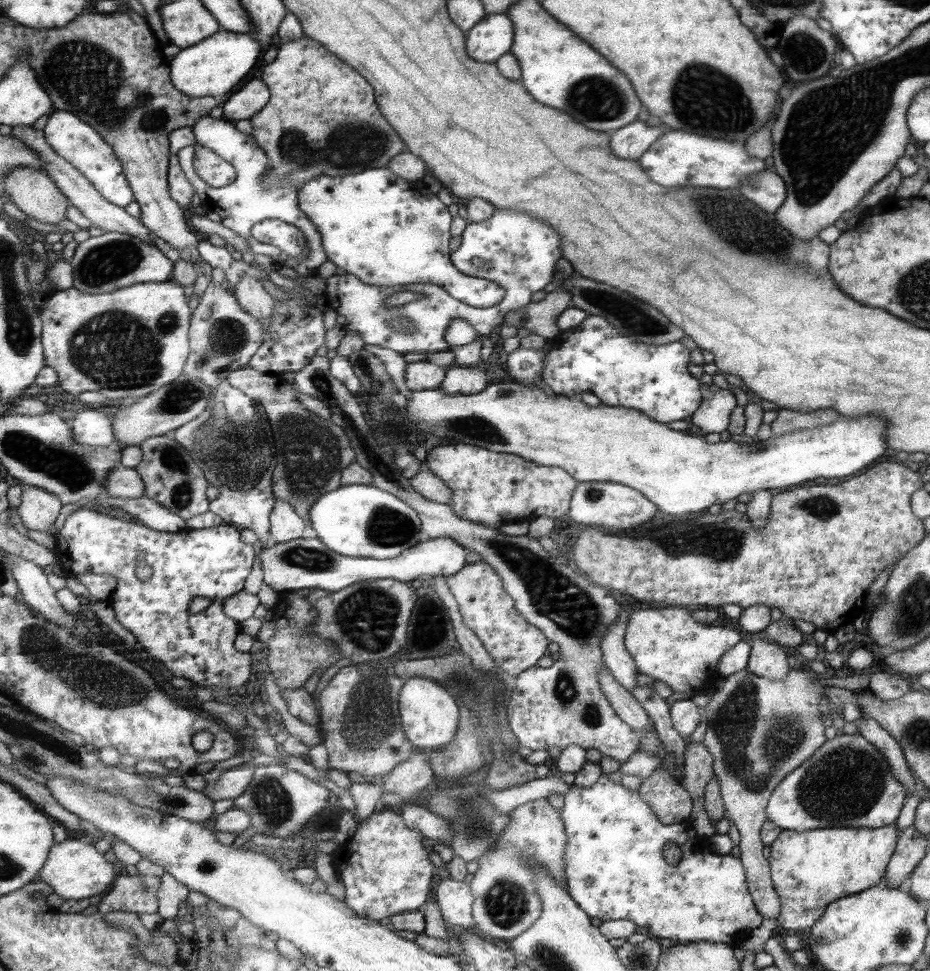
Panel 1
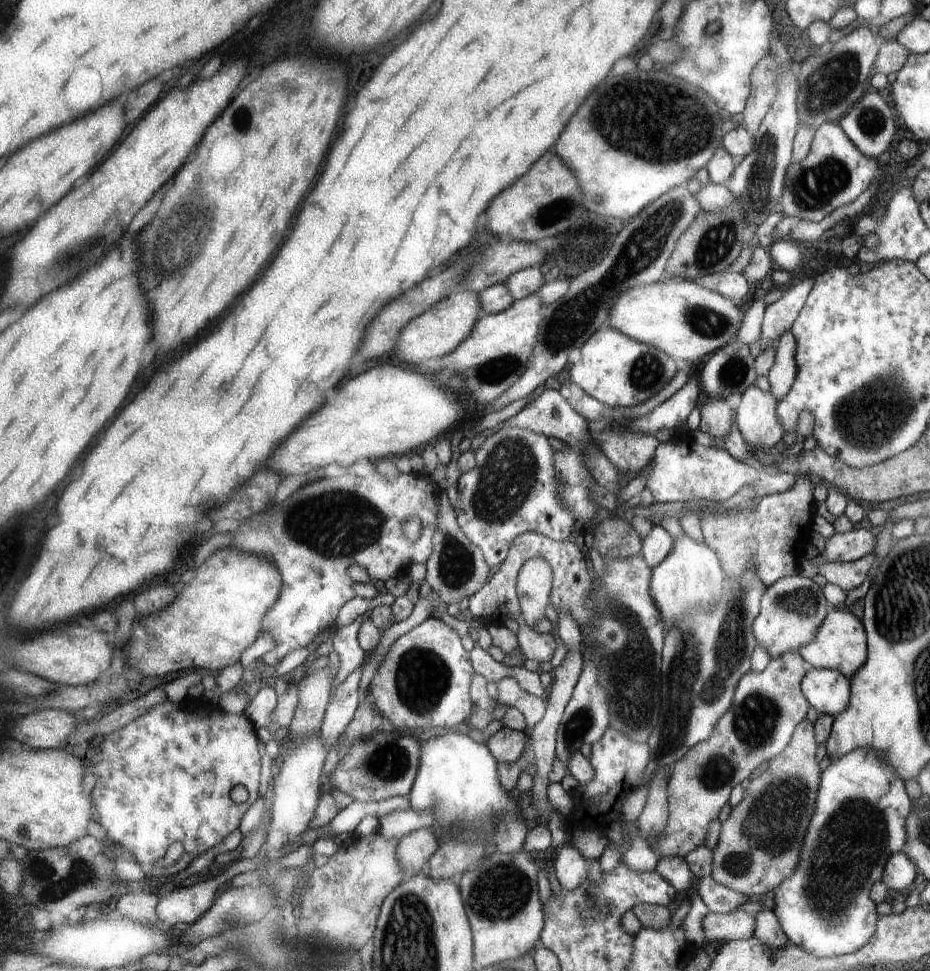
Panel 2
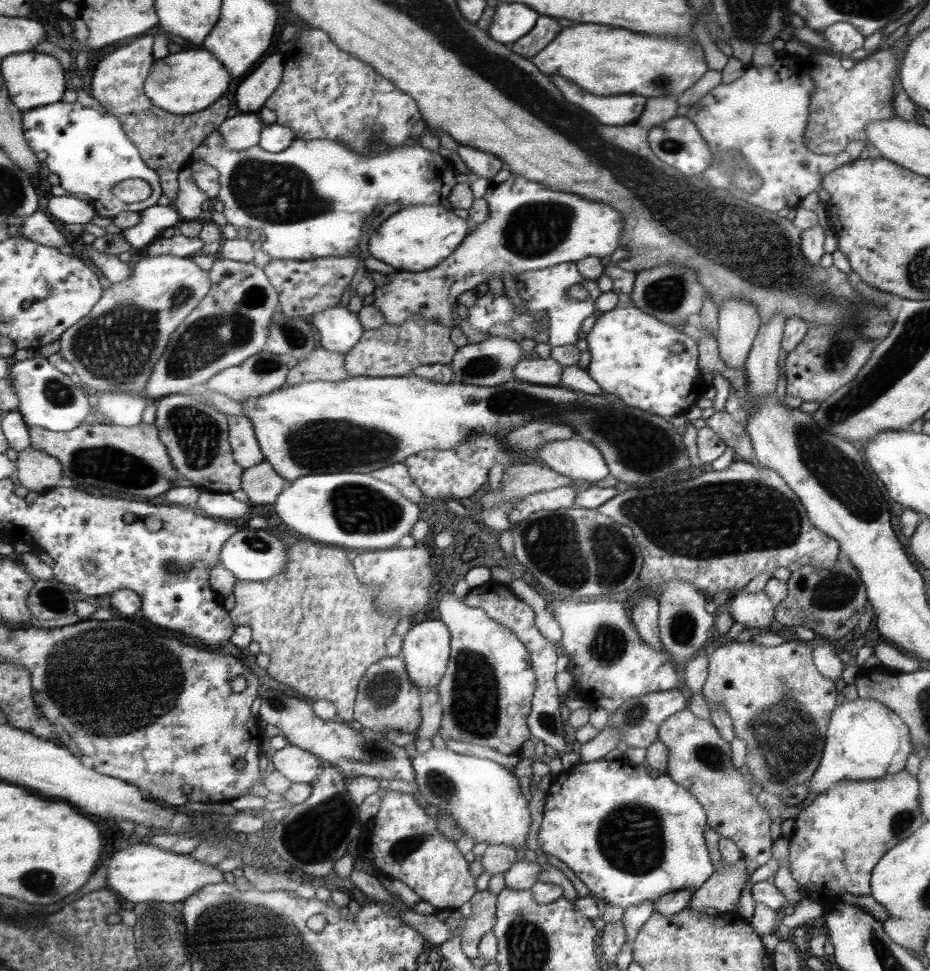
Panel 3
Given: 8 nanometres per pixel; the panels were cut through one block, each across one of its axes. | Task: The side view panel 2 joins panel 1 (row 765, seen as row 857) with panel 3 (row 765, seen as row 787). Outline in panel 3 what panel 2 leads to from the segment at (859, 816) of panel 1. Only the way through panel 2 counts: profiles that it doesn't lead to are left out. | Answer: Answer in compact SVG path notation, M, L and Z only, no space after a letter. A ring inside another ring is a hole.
M870 699L844 700L832 713L825 739L825 754L814 778L808 781L808 792L815 791L818 796L818 793L829 792L838 781L873 781L904 770L910 754L914 752L910 736L909 727L884 703Z

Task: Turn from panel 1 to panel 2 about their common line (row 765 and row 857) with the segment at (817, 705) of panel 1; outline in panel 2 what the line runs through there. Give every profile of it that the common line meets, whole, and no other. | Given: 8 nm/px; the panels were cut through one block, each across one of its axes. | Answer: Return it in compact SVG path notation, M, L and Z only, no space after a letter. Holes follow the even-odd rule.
M805 719L793 734L793 739L777 757L772 757L766 772L752 779L746 788L744 799L731 810L731 814L721 824L721 834L713 849L713 870L711 878L735 892L747 896L762 896L774 891L781 883L788 881L799 868L801 851L805 846L807 831L817 808L818 784L822 770L816 760L818 750L814 724Z

